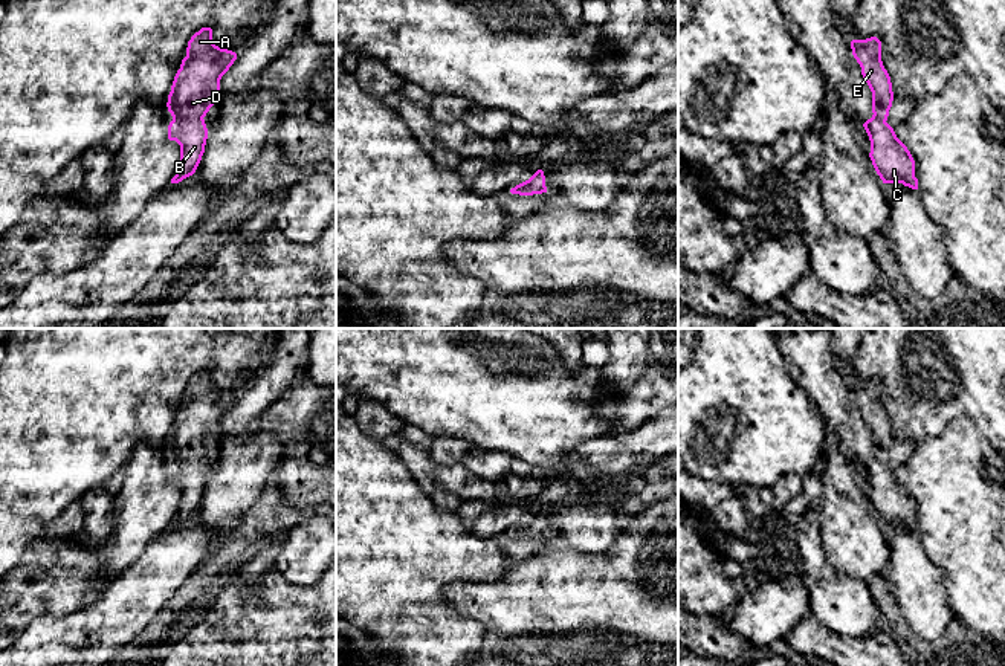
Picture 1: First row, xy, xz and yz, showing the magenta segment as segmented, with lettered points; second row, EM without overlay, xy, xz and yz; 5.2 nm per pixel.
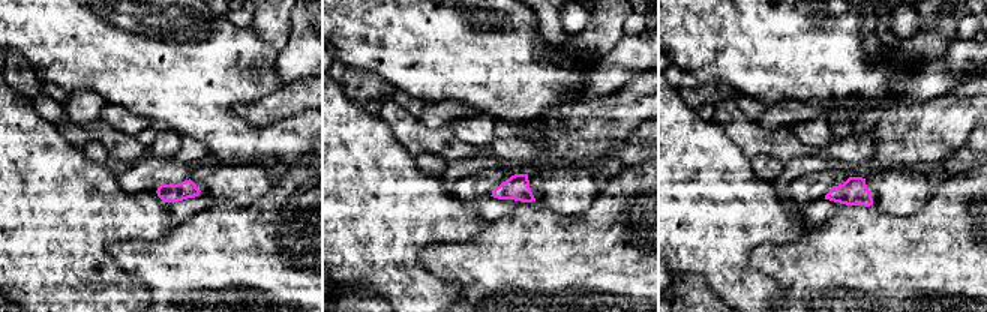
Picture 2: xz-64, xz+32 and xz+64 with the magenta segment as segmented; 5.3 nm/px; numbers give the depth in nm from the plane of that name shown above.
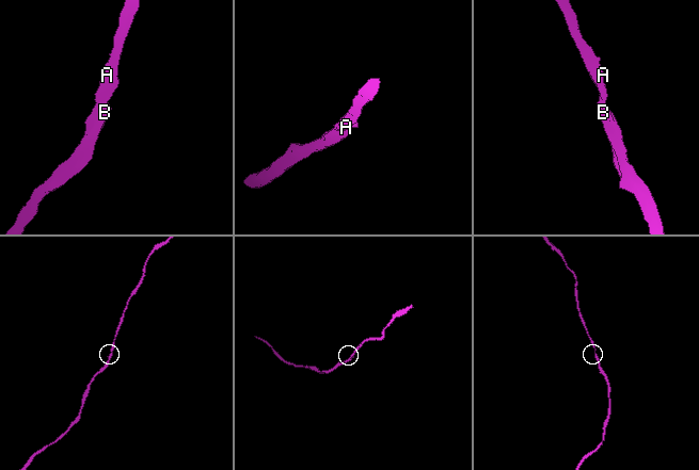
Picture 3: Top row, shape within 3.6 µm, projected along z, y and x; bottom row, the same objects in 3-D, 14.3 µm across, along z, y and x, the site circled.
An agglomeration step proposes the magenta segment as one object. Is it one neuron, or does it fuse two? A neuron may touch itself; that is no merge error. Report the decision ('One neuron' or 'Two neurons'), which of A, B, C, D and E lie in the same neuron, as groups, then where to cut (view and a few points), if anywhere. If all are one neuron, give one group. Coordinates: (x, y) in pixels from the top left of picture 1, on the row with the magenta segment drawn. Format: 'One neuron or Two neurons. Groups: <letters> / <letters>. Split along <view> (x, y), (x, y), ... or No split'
One neuron. Groups: A B C D E. No split

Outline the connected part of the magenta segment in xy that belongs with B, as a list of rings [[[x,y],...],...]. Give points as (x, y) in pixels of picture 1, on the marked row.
[[[202,27],[188,41],[171,92],[168,139],[180,145],[180,160],[171,183],[192,176],[205,153],[208,128],[205,116],[217,101],[220,79],[237,60],[237,53],[214,44],[212,29]]]

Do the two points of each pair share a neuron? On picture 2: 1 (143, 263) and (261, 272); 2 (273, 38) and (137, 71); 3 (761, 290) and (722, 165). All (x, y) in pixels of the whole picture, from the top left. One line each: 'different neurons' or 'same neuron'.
1: same neuron
2: different neurons
3: same neuron

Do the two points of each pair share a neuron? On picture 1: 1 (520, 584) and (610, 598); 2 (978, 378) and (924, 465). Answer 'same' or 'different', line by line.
1: same
2: different

